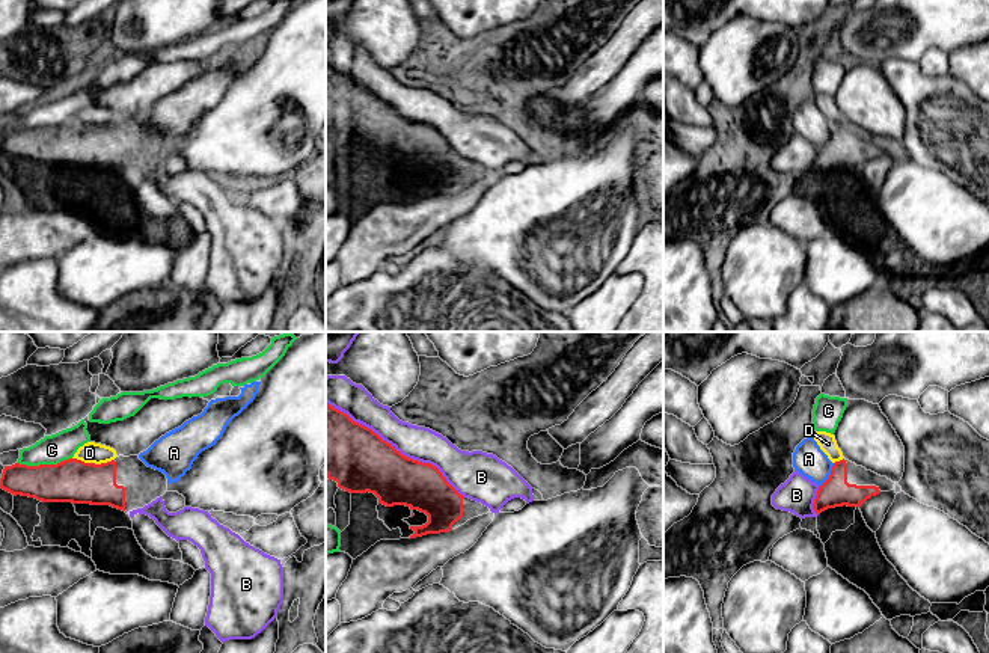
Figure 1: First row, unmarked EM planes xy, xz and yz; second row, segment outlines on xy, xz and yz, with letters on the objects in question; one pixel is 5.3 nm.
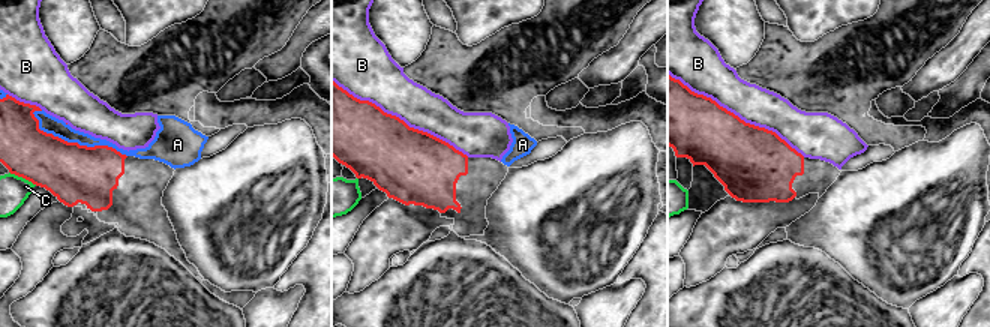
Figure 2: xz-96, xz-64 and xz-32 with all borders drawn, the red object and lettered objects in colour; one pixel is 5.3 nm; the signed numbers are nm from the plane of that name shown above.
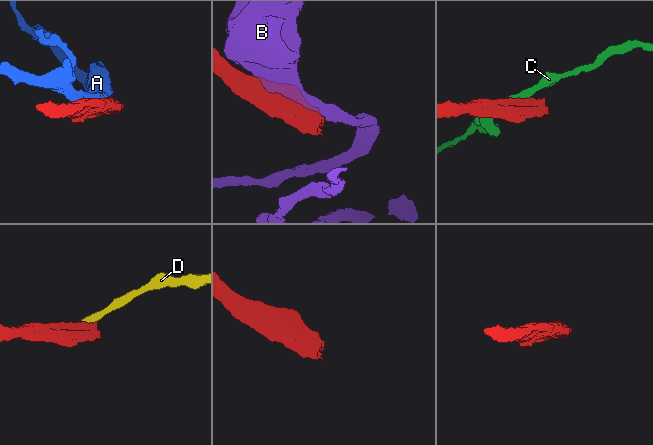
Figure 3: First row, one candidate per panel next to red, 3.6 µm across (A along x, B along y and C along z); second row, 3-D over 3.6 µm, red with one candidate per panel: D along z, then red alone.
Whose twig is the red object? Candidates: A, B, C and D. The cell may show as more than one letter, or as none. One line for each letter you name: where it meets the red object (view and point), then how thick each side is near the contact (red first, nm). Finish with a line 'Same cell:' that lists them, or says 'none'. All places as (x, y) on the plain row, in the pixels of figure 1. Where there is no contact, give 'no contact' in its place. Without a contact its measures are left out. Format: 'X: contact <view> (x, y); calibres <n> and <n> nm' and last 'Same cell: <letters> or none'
Same cell: none

